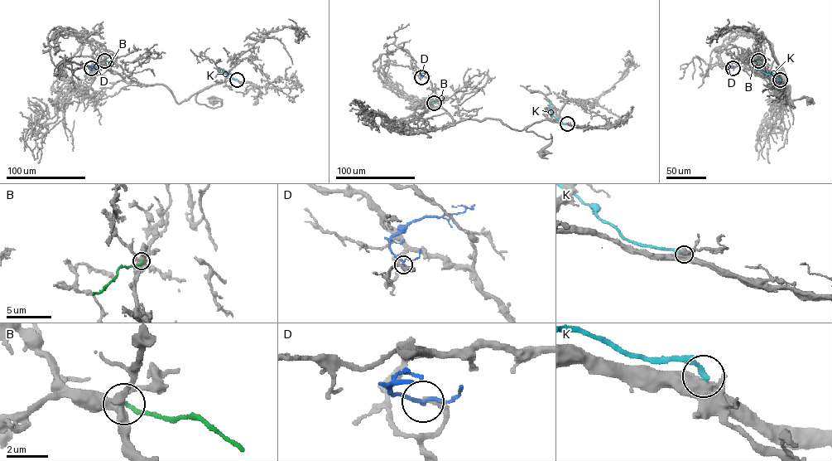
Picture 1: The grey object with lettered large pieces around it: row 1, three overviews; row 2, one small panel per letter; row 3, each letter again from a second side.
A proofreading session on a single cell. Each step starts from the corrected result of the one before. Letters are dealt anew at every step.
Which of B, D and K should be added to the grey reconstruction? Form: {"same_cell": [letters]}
{"same_cell": []}

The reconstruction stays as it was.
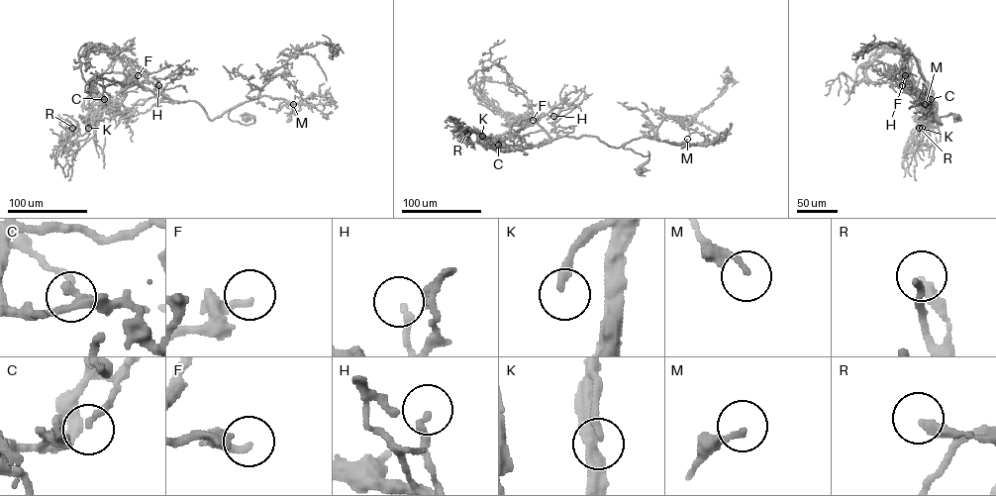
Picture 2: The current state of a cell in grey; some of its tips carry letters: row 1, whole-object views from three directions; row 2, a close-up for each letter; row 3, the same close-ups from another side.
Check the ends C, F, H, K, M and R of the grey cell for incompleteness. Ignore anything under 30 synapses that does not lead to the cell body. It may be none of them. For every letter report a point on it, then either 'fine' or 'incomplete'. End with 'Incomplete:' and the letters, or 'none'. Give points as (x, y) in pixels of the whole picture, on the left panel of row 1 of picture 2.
C: (104, 99) | fine
F: (138, 75) | fine
H: (158, 85) | fine
K: (88, 128) | fine
M: (293, 104) | fine
R: (72, 128) | fine
Incomplete: none

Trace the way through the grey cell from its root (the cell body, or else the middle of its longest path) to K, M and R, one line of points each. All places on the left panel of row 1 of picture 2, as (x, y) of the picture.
K: (245, 117), (254, 122), (158, 99), (113, 60), (94, 79), (107, 103), (92, 107), (88, 128)
M: (245, 117), (253, 115), (254, 122), (242, 124), (232, 121), (229, 114), (238, 105), (264, 95), (293, 104)
R: (245, 117), (254, 122), (158, 99), (113, 60), (94, 79), (85, 133), (72, 128)

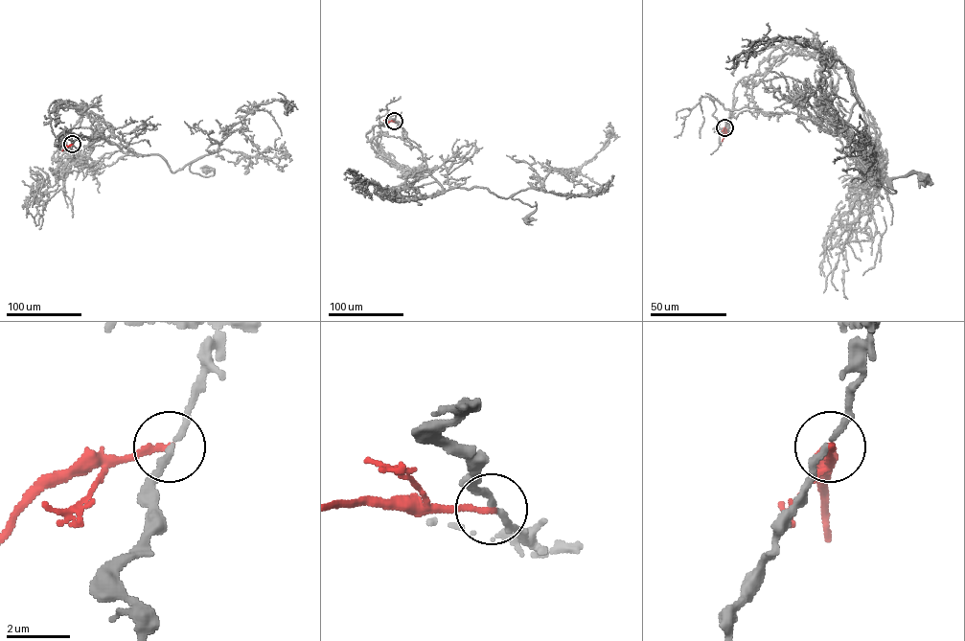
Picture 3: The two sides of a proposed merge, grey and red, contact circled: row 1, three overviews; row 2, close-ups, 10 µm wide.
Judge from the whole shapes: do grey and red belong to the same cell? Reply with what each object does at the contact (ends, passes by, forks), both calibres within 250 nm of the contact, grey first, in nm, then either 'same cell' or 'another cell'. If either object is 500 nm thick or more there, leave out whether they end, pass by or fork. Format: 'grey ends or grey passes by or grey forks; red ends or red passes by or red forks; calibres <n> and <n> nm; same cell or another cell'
grey passes by; red ends; calibres 190 and 200 nm; another cell

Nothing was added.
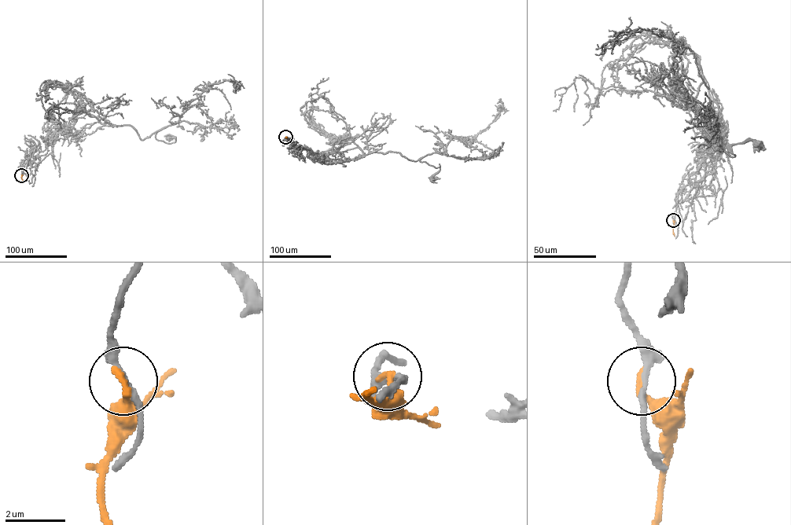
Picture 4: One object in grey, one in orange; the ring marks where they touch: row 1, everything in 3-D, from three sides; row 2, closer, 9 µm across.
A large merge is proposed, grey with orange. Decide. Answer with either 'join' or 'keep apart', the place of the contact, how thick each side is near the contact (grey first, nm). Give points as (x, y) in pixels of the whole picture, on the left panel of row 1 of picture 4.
keep apart | (21, 175) | 190/260 nm

